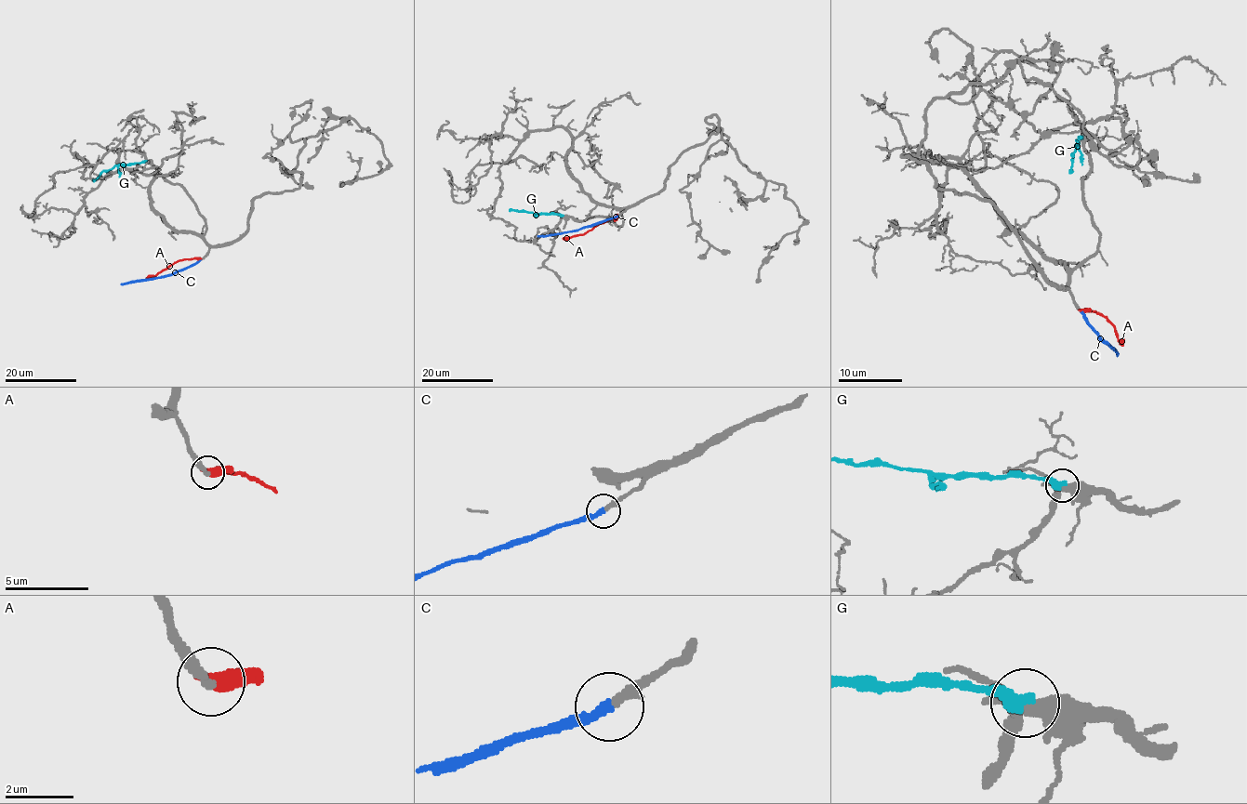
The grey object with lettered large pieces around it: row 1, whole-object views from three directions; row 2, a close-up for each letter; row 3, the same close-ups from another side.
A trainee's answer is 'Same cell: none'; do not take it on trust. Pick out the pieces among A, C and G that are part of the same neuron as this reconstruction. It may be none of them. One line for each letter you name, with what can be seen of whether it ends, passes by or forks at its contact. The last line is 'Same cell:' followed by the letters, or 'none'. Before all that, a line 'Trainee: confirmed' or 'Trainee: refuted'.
Trainee: refuted
C: it ends there
Same cell: C

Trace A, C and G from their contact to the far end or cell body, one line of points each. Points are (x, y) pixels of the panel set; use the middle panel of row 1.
A: (616, 216), (583, 234), (563, 239)
C: (616, 216), (579, 230), (537, 235)
G: (562, 216), (509, 208)

